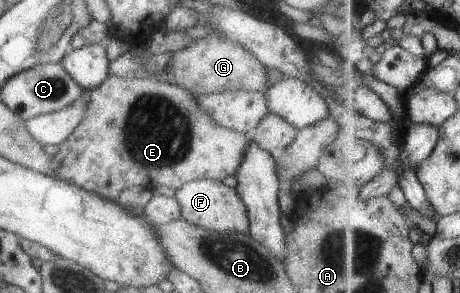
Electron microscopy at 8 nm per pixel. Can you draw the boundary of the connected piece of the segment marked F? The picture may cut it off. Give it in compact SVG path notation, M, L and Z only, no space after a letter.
M210 179L193 180L177 188L172 195L180 207L180 219L219 233L240 233L247 235L247 214L245 206L233 188L224 186L221 181Z

